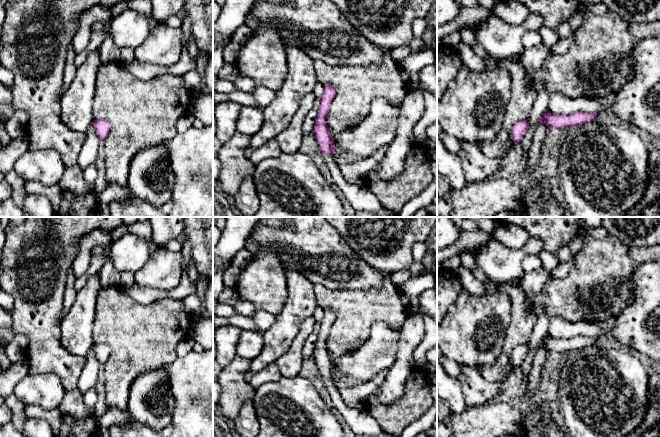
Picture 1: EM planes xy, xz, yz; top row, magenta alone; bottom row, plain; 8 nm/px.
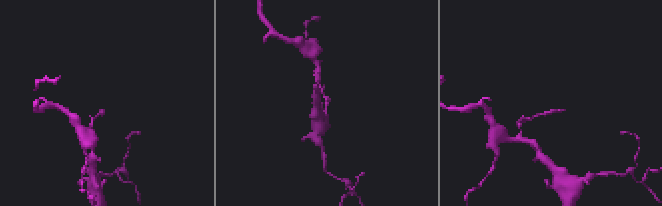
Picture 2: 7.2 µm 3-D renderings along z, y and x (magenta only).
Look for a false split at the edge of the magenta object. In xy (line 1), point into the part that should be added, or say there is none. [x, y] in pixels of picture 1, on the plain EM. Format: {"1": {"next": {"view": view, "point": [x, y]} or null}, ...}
{"1": {"next": null}}

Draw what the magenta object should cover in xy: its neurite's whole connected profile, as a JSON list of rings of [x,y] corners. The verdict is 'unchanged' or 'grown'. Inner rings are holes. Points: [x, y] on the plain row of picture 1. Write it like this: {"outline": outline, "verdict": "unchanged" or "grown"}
{"outline": [[[104,343],[94,344],[93,350],[100,365],[104,365],[110,356],[110,347]]], "verdict": "unchanged"}

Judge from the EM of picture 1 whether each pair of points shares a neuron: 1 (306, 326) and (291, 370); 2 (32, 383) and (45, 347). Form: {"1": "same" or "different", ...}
{"1": "same", "2": "different"}

